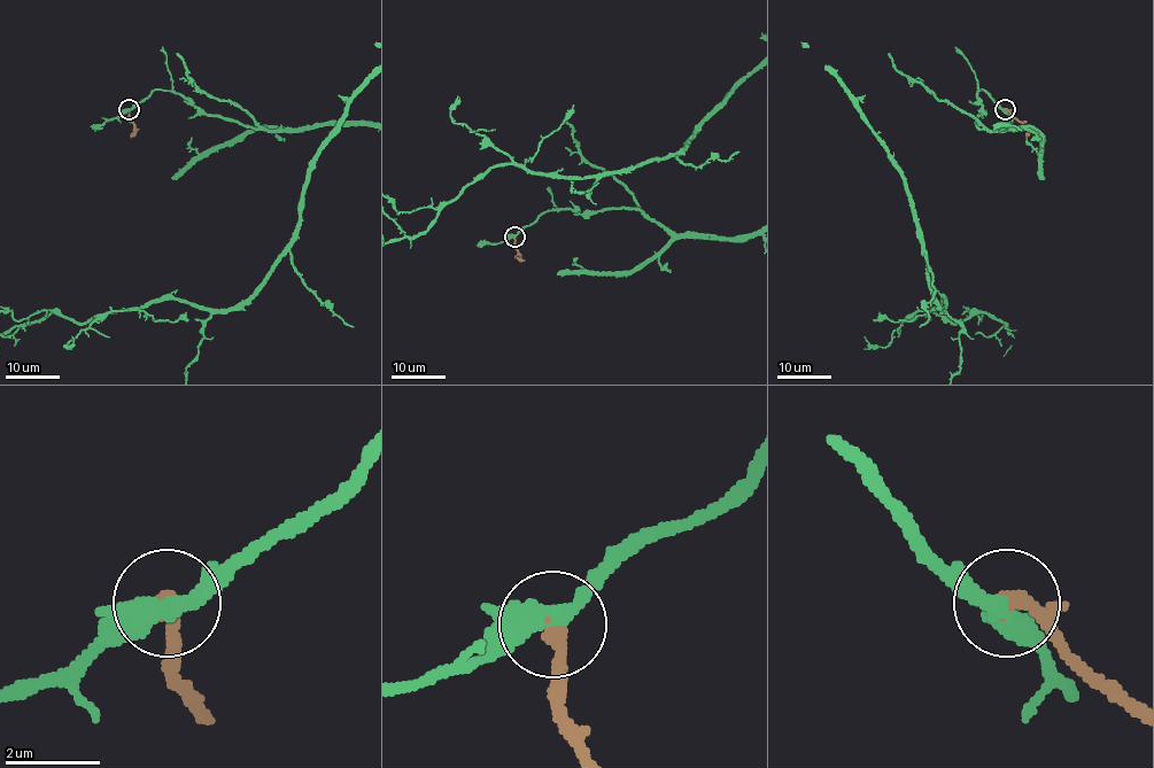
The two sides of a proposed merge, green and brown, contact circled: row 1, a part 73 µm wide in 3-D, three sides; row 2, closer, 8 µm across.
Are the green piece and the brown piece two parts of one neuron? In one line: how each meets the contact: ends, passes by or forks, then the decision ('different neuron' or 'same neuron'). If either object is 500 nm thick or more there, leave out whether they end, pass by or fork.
green passes by; brown passes by; same neuron

